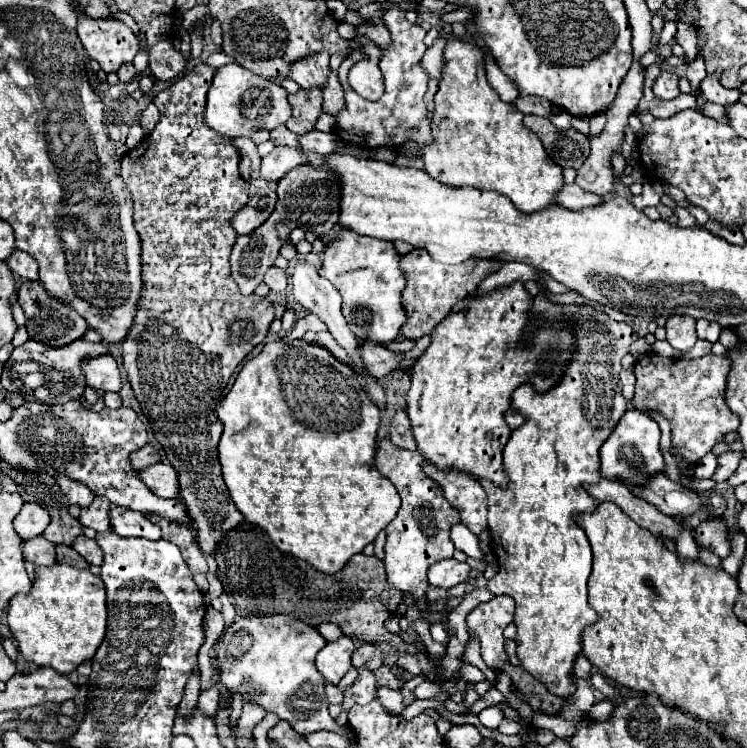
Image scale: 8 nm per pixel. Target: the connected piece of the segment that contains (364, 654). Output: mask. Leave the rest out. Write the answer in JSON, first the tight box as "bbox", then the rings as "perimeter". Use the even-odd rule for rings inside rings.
{"bbox":[353,644,383,670],"perimeter":[[[363,644],[361,648],[357,648],[353,652],[353,666],[361,668],[361,666],[369,666],[369,670],[377,670],[383,666],[383,650],[379,646],[371,646],[371,644]]]}

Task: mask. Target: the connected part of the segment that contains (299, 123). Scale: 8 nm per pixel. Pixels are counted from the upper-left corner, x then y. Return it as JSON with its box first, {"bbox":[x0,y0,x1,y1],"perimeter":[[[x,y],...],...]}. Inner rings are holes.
{"bbox":[287,90,321,134],"perimeter":[[[299,90],[297,94],[289,94],[289,104],[293,106],[293,116],[287,120],[287,128],[297,134],[307,134],[315,128],[315,122],[321,114],[321,90]]]}

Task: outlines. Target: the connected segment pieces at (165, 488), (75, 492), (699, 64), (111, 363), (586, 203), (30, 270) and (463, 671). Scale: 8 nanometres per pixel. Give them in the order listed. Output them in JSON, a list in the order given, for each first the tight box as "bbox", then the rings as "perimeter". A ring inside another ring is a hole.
[{"bbox":[139,464,179,498],"perimeter":[[[153,464],[139,472],[141,480],[151,488],[153,494],[161,498],[177,498],[179,496],[179,476],[171,464]]]},{"bbox":[57,476,95,508],"perimeter":[[[59,476],[57,478],[57,484],[59,484],[61,492],[67,496],[69,504],[77,504],[79,508],[87,508],[95,500],[95,496],[89,492],[89,488],[85,488],[83,484],[79,484],[75,480],[69,480],[65,476]]]},{"bbox":[687,54,707,90],"perimeter":[[[699,54],[697,60],[687,66],[687,78],[691,80],[691,90],[695,90],[695,86],[697,86],[705,76],[707,76],[707,72],[705,72],[705,60],[703,60],[703,56]]]},{"bbox":[81,356,121,392],"perimeter":[[[93,356],[81,360],[81,372],[85,372],[85,382],[99,392],[117,392],[121,388],[121,374],[113,356]]]},{"bbox":[557,184,603,210],"perimeter":[[[565,184],[563,190],[557,194],[557,204],[565,206],[569,210],[581,210],[581,208],[603,204],[603,198],[577,188],[577,184]]]},{"bbox":[7,250,39,280],"perimeter":[[[15,250],[13,256],[9,256],[7,264],[21,278],[27,278],[27,280],[37,280],[39,278],[37,276],[37,262],[29,254],[25,254],[21,250]]]},{"bbox":[459,662,485,684],"perimeter":[[[464,662],[459,672],[459,676],[466,682],[471,682],[471,684],[475,684],[475,682],[483,682],[485,680],[485,676],[481,674],[481,670],[479,668],[475,668],[473,664],[469,664]]]}]

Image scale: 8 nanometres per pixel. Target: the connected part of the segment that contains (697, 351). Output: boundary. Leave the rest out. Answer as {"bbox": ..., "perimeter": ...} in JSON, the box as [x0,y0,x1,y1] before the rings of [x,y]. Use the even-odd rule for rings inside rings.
{"bbox":[683,340,711,358],"perimeter":[[[697,340],[697,344],[689,352],[685,352],[683,356],[685,358],[697,358],[697,356],[705,356],[709,352],[711,352],[711,344],[707,340]]]}

